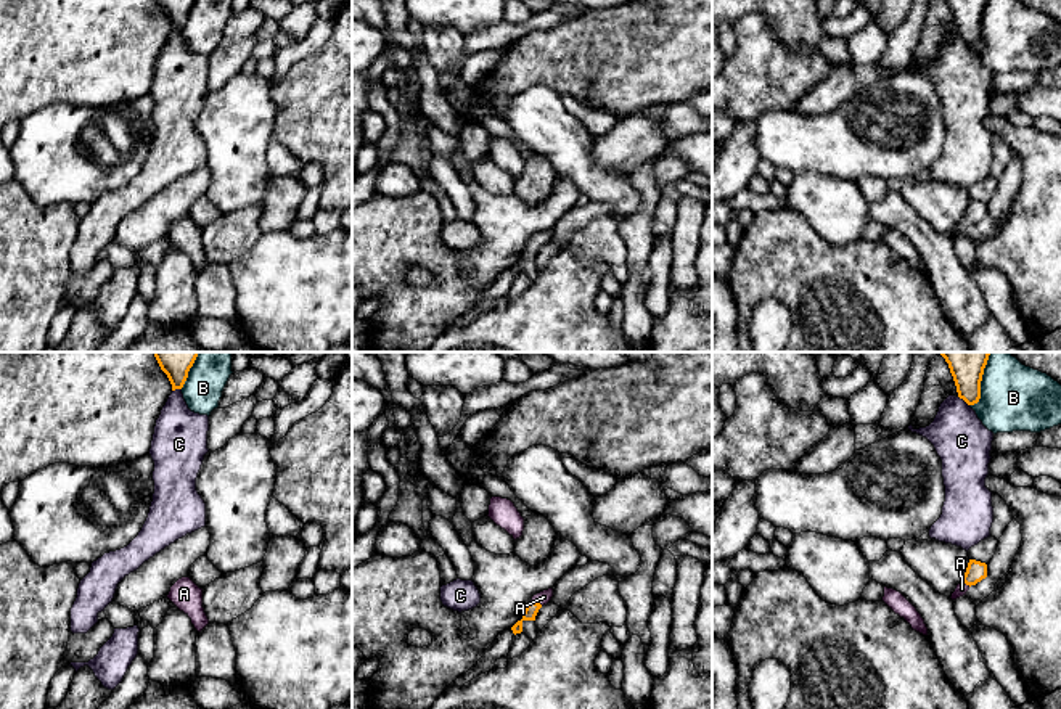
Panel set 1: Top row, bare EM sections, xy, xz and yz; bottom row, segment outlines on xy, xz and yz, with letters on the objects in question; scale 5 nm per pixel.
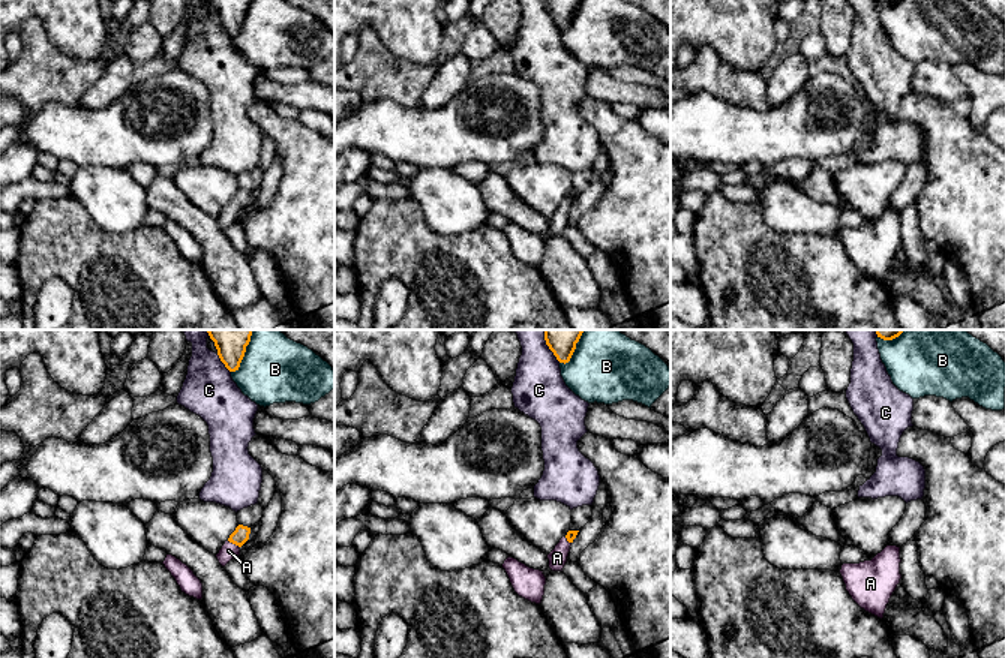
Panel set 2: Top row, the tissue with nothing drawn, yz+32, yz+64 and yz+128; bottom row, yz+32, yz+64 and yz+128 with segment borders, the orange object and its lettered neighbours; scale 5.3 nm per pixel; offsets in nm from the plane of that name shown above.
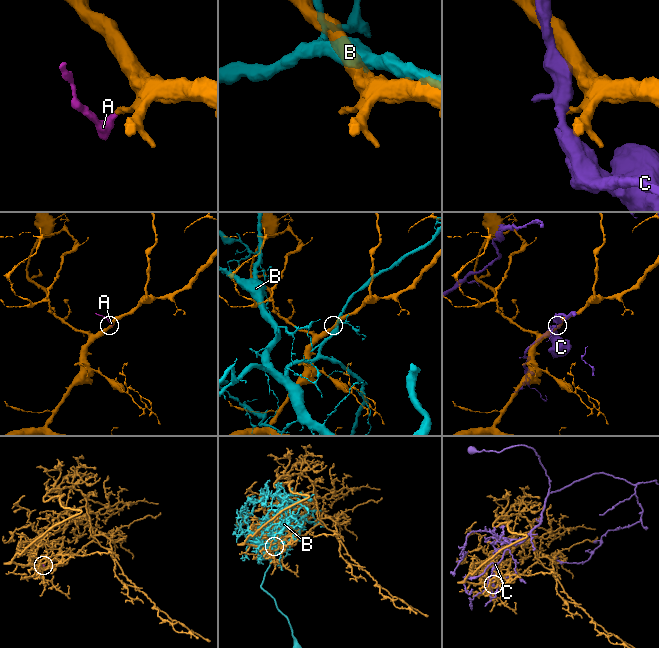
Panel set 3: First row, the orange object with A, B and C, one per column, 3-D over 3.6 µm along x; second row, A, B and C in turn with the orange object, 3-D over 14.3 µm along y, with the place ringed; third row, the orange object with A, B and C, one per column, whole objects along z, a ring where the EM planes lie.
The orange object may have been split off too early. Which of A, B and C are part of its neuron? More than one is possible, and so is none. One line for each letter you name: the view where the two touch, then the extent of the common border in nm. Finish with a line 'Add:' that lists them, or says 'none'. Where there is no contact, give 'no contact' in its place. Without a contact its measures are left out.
A: meets orange in xz; contact 70 nm long
Add: A

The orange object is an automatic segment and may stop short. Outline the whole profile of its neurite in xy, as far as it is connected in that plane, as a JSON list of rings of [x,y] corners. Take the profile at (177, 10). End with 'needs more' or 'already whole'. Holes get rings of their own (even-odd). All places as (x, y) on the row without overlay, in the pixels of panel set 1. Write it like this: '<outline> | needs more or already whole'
[[[158,0],[158,3],[167,14],[172,31],[175,31],[183,27],[195,0]]] | already whole

